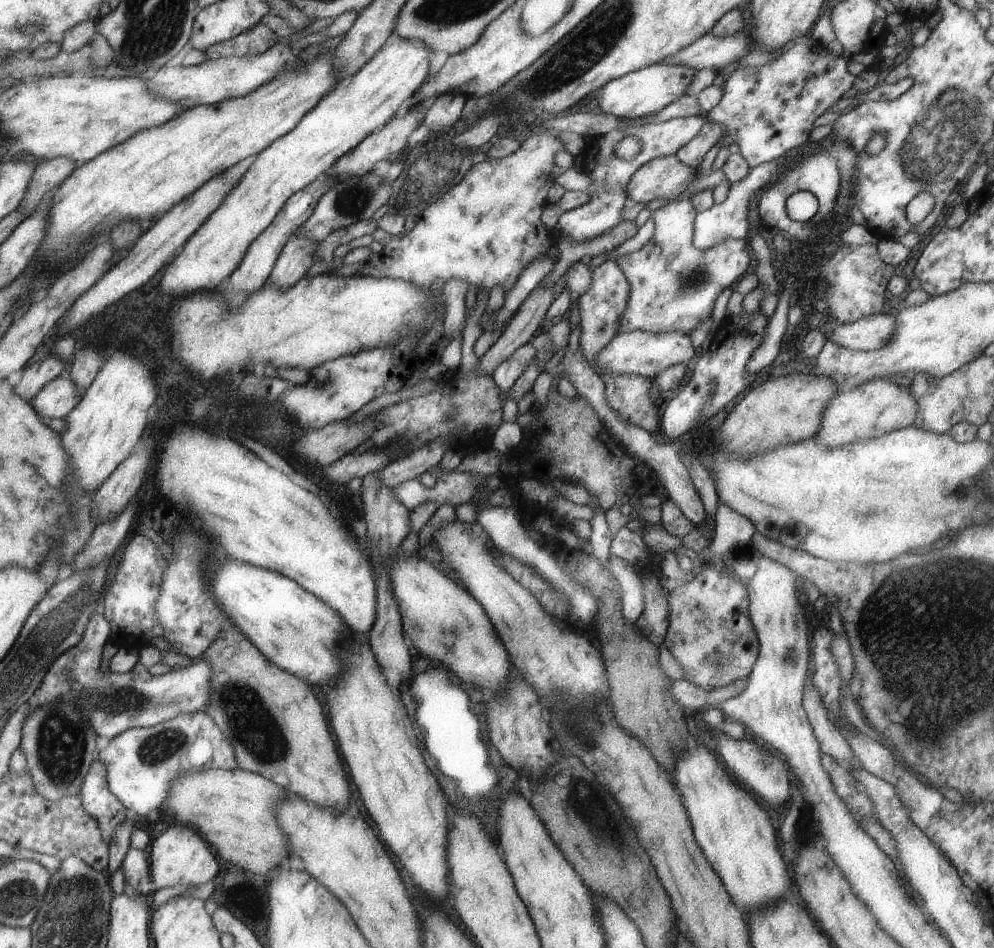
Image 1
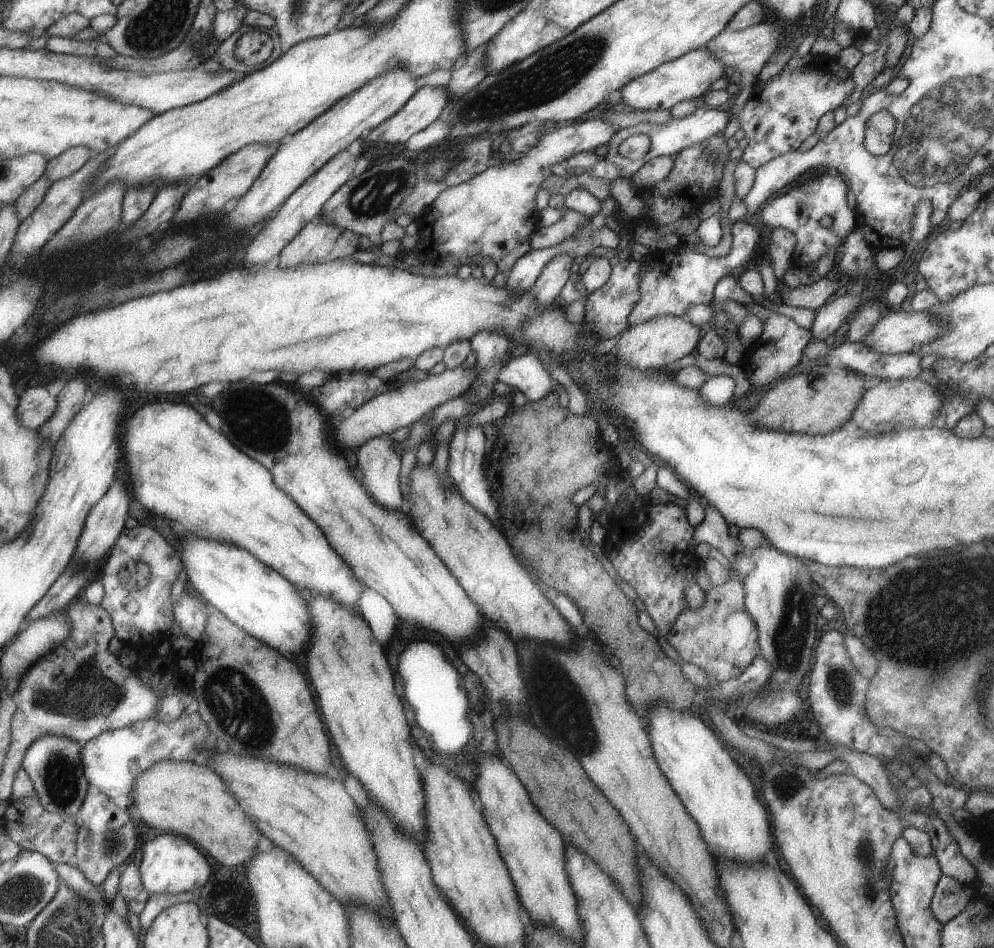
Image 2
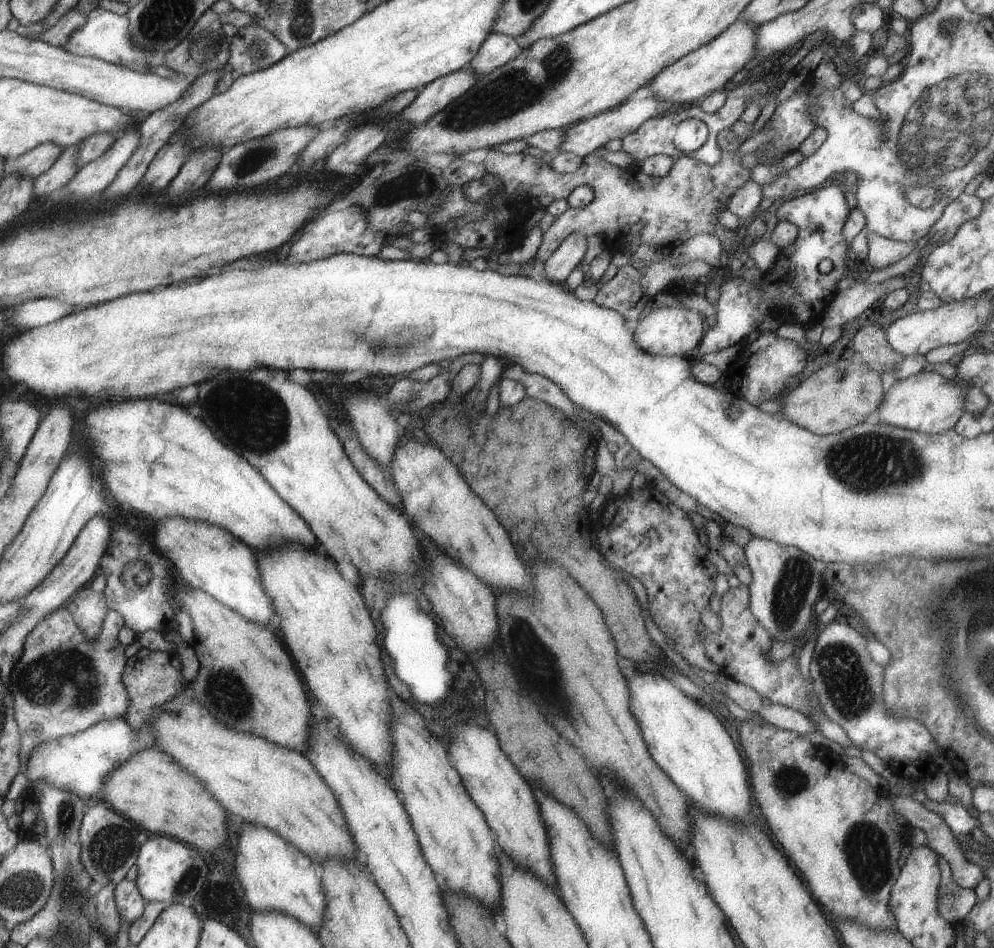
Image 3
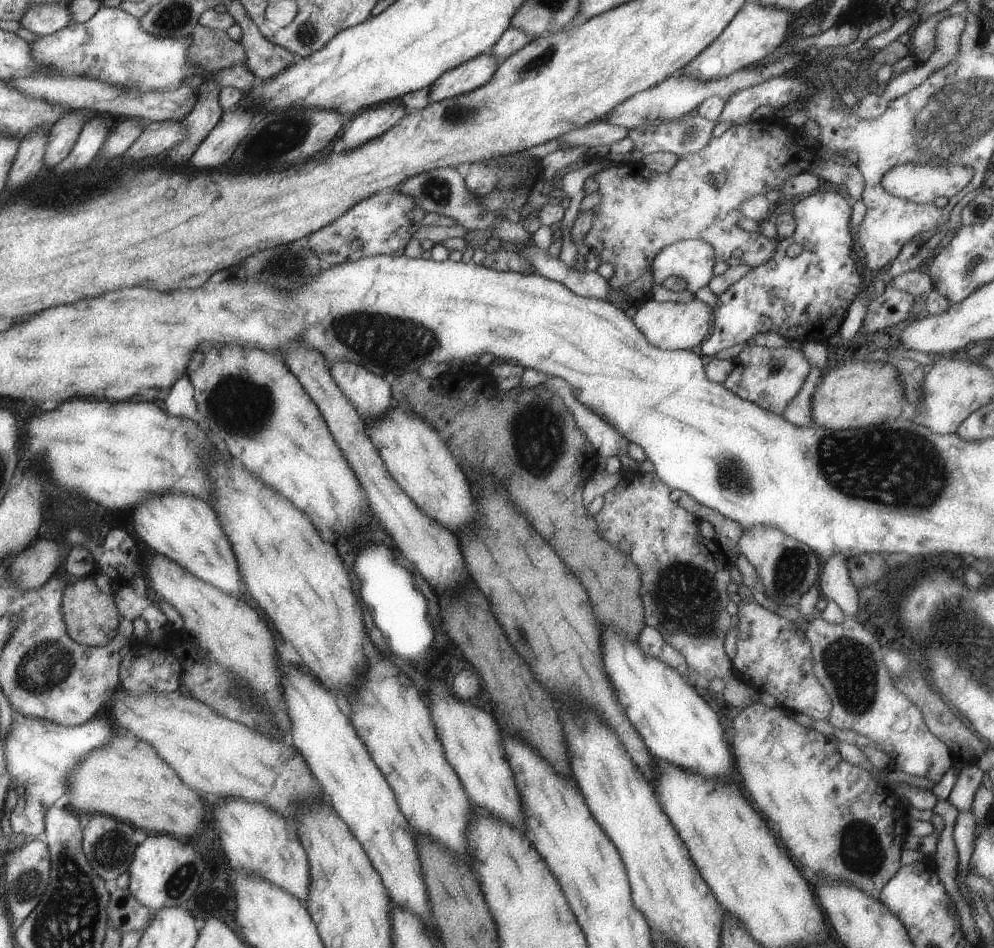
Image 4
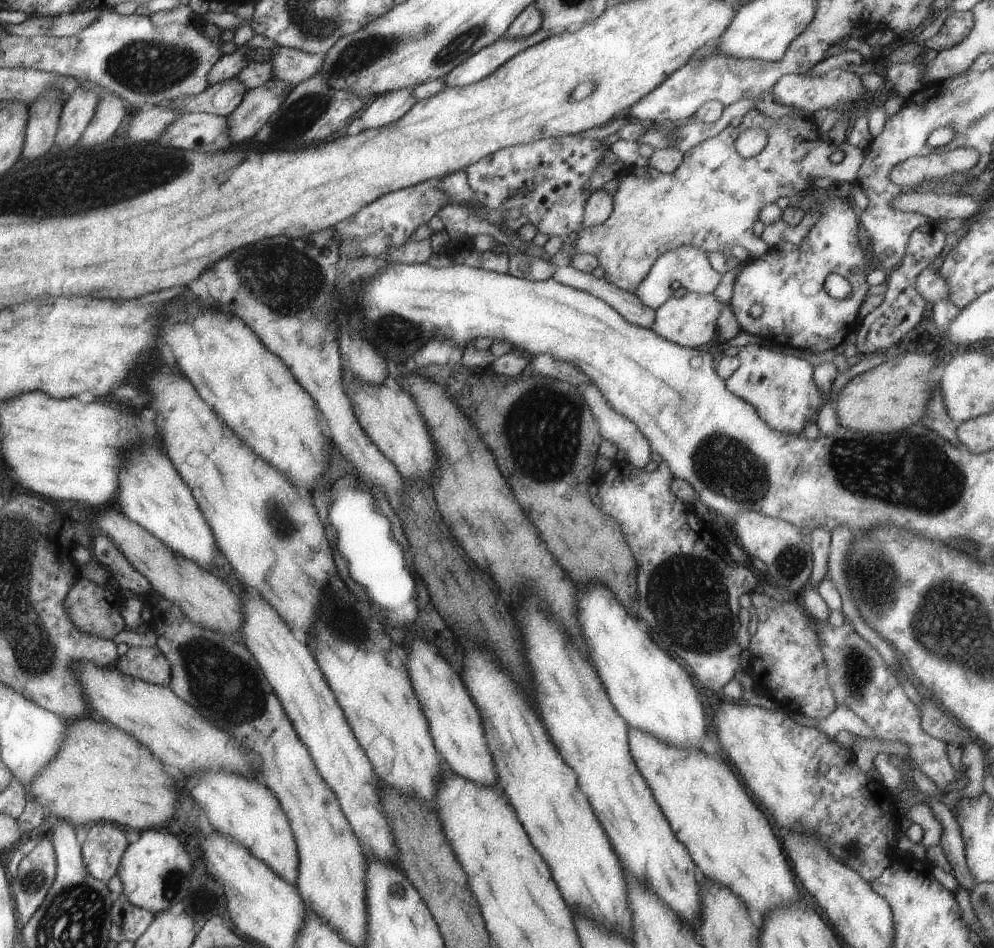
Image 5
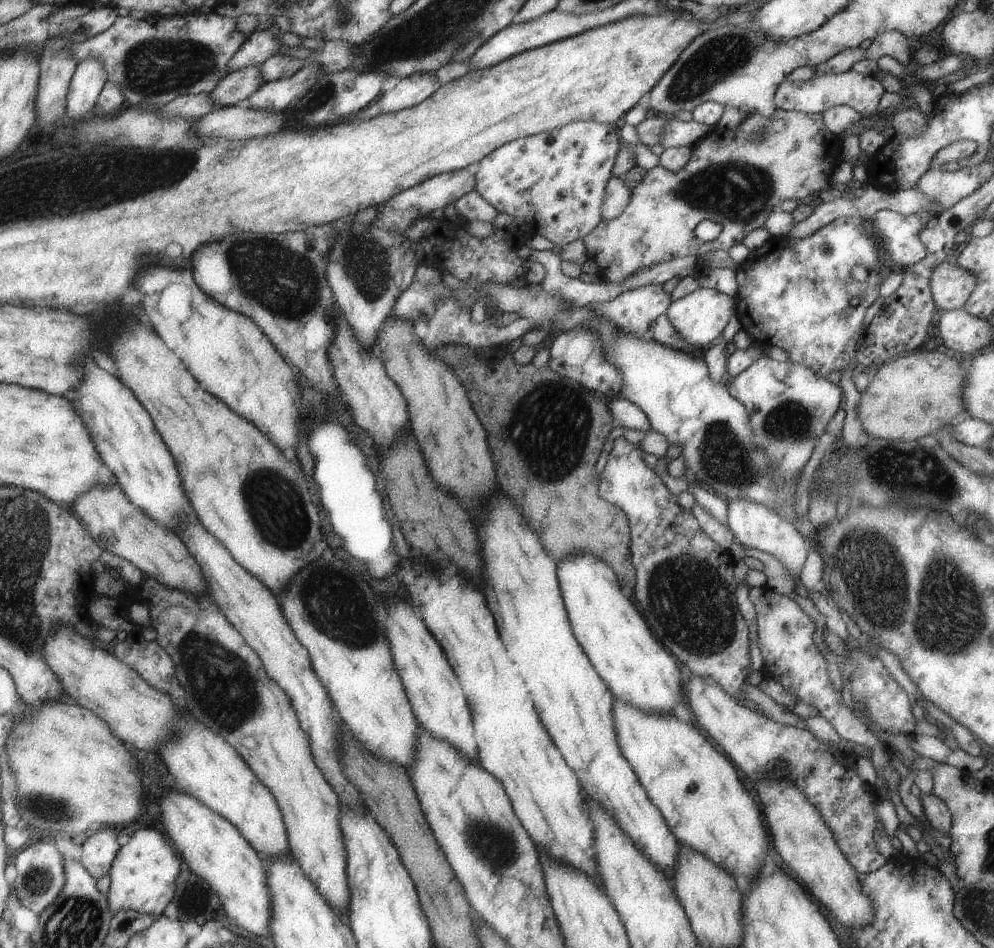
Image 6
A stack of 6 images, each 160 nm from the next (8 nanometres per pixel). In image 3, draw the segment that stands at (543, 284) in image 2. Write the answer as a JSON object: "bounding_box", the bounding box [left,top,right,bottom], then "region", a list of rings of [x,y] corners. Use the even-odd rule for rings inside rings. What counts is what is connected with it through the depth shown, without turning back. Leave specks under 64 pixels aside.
{"bounding_box":[544,233,587,284],"region":[[[571,233],[557,246],[555,252],[544,261],[544,280],[564,284],[573,267],[579,264],[585,254],[587,242],[583,235]]]}

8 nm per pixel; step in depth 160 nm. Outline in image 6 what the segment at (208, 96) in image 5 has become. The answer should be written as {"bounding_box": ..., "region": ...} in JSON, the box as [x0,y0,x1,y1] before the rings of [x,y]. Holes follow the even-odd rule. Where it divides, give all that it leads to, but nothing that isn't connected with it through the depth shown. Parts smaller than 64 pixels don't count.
{"bounding_box":[209,66,266,107],"region":[[[248,66],[229,72],[209,93],[212,101],[220,107],[241,106],[252,92],[266,83],[258,74],[258,66]]]}

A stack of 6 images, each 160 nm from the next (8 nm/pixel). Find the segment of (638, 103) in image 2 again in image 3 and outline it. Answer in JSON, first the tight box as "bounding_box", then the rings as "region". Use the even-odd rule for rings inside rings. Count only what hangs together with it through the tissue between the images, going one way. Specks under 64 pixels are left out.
{"bounding_box":[647,19,758,109],"region":[[[735,19],[707,44],[701,45],[698,49],[661,69],[647,84],[651,95],[670,102],[678,109],[701,96],[722,90],[722,86],[731,80],[731,76],[739,72],[756,55],[755,41],[758,26],[745,19]]]}

